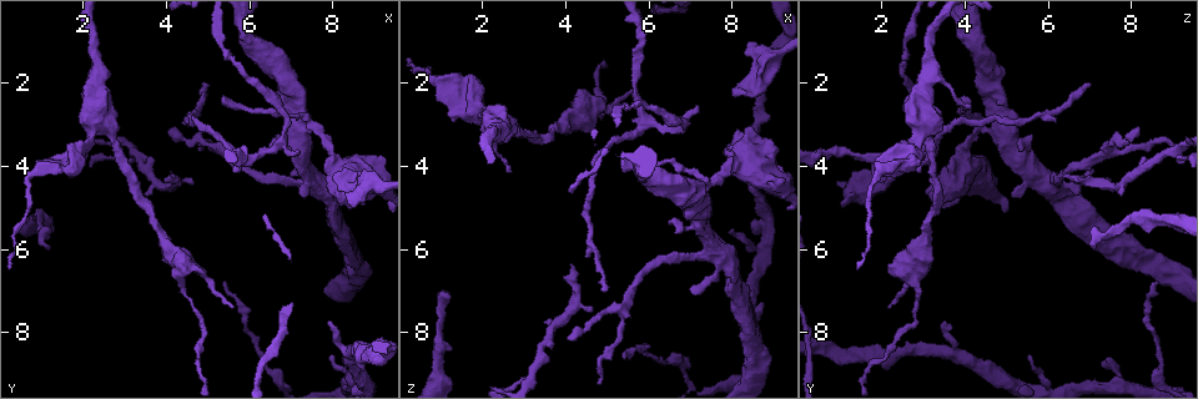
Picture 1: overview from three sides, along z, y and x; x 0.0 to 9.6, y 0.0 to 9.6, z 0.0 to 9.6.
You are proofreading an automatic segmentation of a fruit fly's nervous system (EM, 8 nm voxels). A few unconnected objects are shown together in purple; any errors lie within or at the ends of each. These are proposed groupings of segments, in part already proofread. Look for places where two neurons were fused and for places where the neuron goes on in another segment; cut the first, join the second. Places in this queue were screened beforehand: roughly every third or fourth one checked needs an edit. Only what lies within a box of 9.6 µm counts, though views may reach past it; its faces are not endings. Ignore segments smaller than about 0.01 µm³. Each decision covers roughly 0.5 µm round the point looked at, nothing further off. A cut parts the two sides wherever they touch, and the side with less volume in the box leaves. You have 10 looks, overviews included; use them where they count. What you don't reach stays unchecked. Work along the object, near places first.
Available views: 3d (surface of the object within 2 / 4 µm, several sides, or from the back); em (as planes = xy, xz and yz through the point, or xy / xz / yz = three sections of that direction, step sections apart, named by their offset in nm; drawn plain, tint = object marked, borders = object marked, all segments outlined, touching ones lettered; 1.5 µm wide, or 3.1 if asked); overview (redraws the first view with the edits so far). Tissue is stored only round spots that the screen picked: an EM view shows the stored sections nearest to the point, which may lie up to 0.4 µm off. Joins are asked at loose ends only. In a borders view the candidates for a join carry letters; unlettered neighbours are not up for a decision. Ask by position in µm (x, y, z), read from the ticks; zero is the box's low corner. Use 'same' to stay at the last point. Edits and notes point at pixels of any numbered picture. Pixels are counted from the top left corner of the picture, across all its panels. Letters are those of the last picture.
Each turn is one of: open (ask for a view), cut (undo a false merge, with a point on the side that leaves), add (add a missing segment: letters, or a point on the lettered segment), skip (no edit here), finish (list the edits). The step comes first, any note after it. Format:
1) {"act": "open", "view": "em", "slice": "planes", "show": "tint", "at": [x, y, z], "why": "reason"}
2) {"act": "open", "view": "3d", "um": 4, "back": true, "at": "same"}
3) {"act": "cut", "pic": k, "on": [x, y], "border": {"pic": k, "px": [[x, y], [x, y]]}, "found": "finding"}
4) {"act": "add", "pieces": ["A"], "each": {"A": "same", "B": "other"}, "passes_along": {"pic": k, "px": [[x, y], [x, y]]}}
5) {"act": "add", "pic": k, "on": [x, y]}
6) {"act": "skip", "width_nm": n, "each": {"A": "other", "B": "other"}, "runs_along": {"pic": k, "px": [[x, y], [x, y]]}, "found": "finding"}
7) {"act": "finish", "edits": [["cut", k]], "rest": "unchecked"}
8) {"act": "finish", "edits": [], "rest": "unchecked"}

{"act": "open", "view": "em", "slice": "yz", "step": 8, "show": "tint", "at": [4.95, 2.00, 7.05], "why": "an open end"}

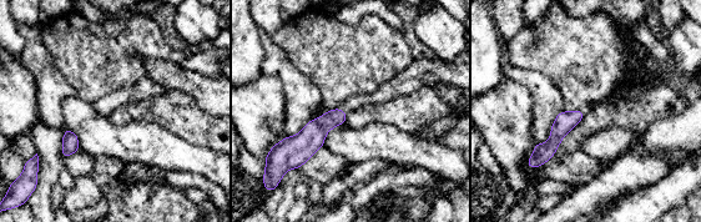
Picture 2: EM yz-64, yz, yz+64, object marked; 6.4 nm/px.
{"act": "open", "view": "em", "slice": "planes", "show": "tint", "at": "same", "why": "another direction"}

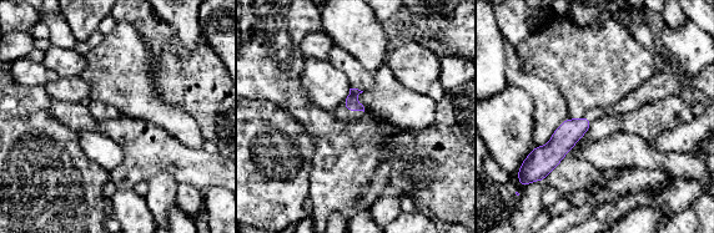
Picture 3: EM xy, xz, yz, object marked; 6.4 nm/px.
{"act": "open", "view": "em", "slice": "planes", "show": "borders", "at": "same"}

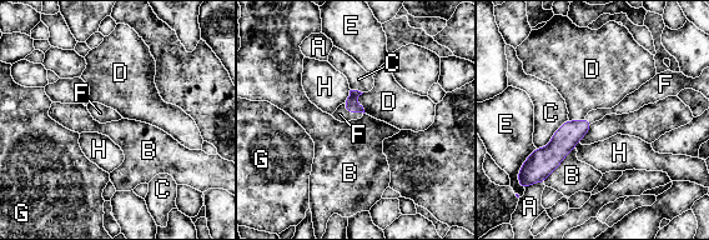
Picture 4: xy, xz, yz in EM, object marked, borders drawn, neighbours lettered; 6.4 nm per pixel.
{"act": "add", "pieces": ["F"], "each": {"A": "other", "B": "other", "C": "other", "D": "other", "E": "other", "F": "same", "G": "other", "H": "other"}, "passes_along": {"pic": 4, "px": [[350, 104], [352, 111], [340, 114]]}, "found": "the neuron continues"}

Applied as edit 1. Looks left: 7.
{"act": "open", "view": "overview", "why": "redraw"}

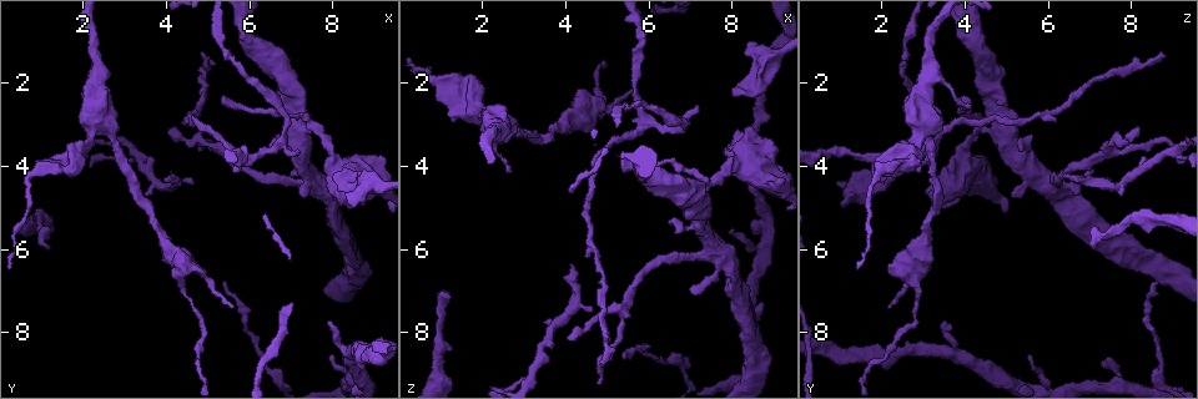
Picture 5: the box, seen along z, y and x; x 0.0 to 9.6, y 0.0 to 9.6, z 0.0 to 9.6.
{"act": "open", "view": "em", "slice": "xz", "step": 8, "show": "tint", "at": [2.65, 2.65, 4.20], "why": "tapers out"}

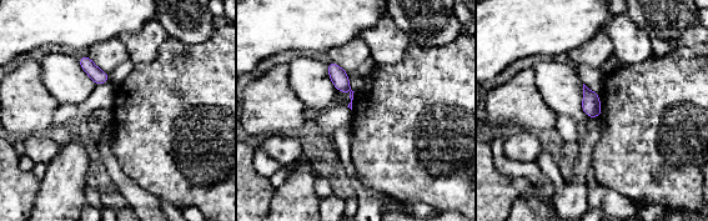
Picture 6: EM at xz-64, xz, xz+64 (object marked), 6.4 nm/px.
{"act": "open", "view": "em", "slice": "planes", "show": "borders", "at": "same"}

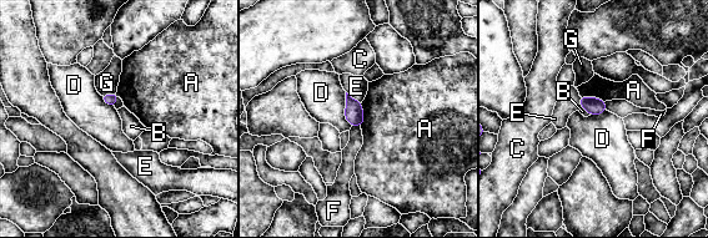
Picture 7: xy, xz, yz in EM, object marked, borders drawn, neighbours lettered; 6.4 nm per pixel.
{"act": "skip", "each": {"A": "other", "B": "other", "C": "other", "D": "other", "E": "other", "F": "other", "G": "other"}, "border": {"pic": 7, "px": [[345, 92], [345, 120], [351, 126]]}, "found": "no lettered segment goes on from it"}

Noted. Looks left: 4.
{"act": "open", "view": "em", "slice": "yz", "step": 8, "show": "tint", "at": [7.15, 3.65, 2.50], "why": "tapers out"}

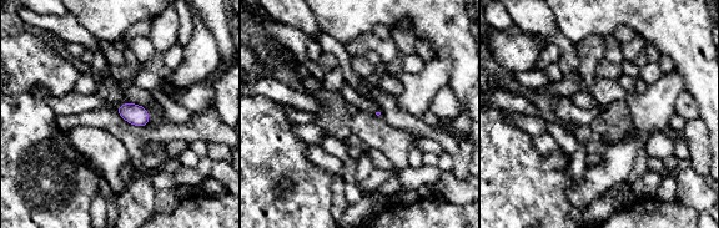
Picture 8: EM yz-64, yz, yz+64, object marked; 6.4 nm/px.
{"act": "open", "view": "em", "slice": "xz", "step": 4, "show": "borders", "at": "same", "why": "another direction"}

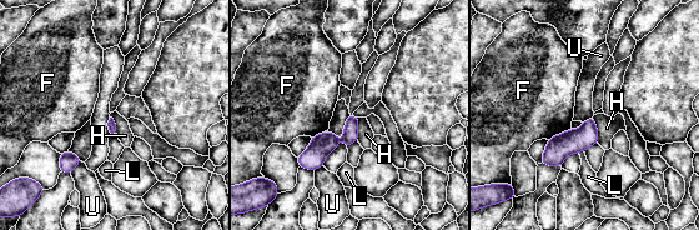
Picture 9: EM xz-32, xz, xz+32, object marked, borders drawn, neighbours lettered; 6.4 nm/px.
{"act": "skip", "longest_contact_nm": ["H", 190], "each": {"F": "other", "H": "other", "L": "other", "U": "other"}, "found": "no lettered segment goes on from it"}

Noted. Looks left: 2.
{"act": "open", "view": "em", "slice": "xy", "step": 4, "show": "borders", "at": [5.60, 1.40, 2.55], "why": "a narrow waist"}

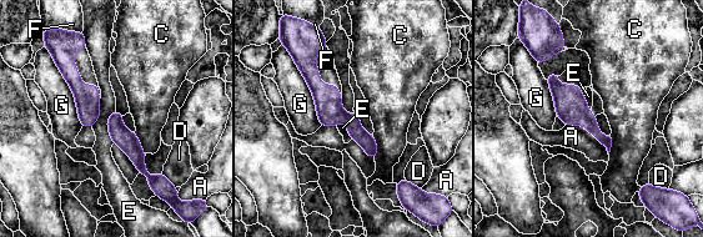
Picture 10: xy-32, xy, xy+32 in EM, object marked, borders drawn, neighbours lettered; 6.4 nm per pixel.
{"act": "skip", "each": {"A": "other", "C": "other", "D": "other", "E": "other", "F": "other", "G": "other"}, "found": "one neuron here"}

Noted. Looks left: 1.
{"act": "finish", "edits": [["add", 4]], "rest": "unchecked"}

